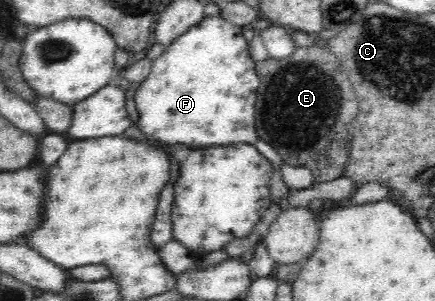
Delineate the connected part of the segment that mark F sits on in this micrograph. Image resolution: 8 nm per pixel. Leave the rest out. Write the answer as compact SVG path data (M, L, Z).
M205 16L197 25L187 28L171 46L164 48L163 54L153 61L151 72L146 80L139 84L133 100L140 114L138 124L132 132L143 137L153 136L168 145L185 144L190 148L207 147L217 144L229 145L244 142L253 145L261 156L272 162L274 170L284 166L280 155L256 135L255 102L256 91L260 88L256 62L251 57L250 42L243 36L245 28L234 26L221 16Z

